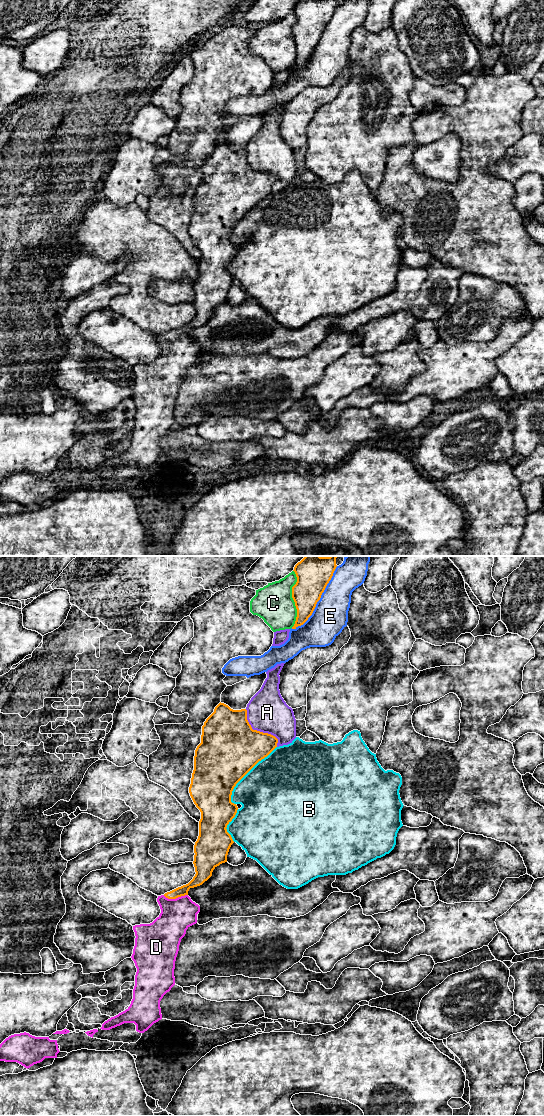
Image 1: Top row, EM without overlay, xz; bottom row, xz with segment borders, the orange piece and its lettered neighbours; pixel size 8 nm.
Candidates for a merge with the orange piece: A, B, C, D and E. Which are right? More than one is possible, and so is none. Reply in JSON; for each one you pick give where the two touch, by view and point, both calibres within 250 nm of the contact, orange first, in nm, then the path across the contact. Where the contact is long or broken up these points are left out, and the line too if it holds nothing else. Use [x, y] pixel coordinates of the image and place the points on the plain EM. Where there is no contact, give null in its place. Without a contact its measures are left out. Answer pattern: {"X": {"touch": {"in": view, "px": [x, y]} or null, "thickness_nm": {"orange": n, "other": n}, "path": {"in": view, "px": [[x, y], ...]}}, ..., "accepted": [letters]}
{"D": {"touch": {"in": "xz", "px": [175, 338]}, "thickness_nm": {"orange": 90, "other": 260}, "path": {"in": "xz", "px": [[199, 318], [175, 338], [178, 354]]}}, "accepted": ["D"]}

